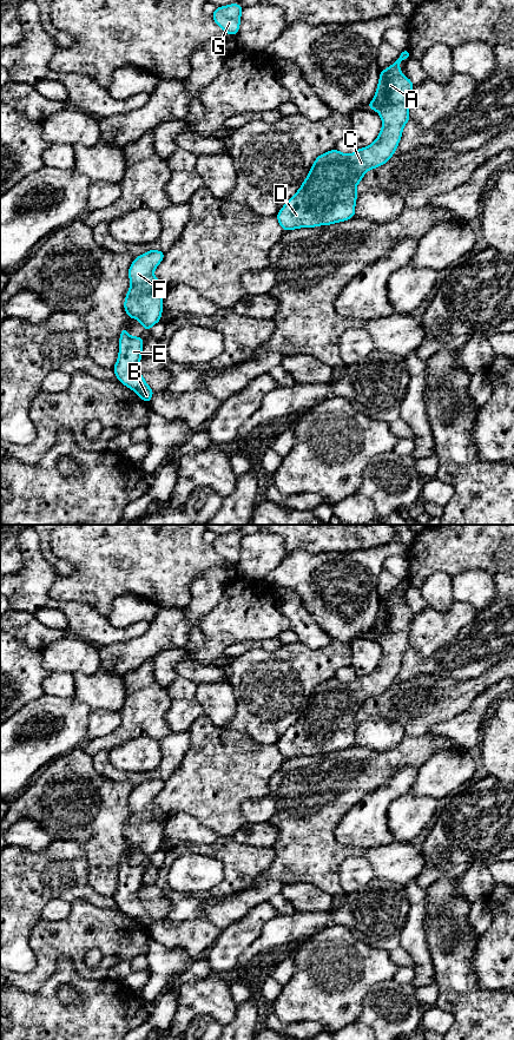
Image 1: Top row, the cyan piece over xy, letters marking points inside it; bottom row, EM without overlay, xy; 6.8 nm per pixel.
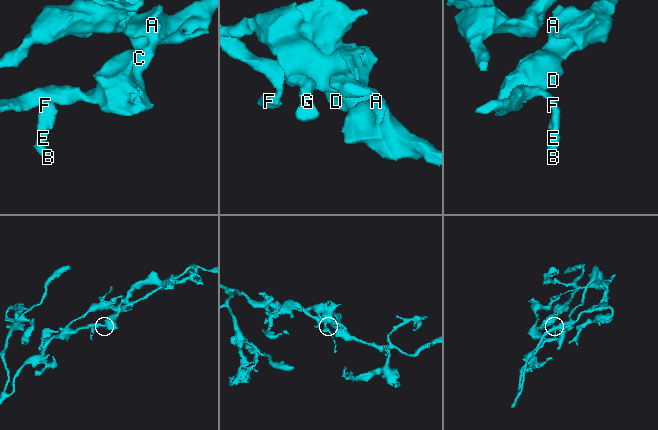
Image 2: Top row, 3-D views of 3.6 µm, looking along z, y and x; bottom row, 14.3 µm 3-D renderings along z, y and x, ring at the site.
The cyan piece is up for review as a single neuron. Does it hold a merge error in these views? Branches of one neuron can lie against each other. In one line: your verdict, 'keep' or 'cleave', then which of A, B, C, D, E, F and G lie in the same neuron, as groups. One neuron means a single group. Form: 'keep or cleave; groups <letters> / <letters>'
keep; groups A B C D E F G

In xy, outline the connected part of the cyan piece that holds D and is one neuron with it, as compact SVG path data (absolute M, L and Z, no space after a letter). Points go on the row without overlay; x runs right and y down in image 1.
M409 577L402 579L396 590L380 601L375 625L367 634L367 637L377 639L383 650L376 669L367 676L357 677L351 683L344 683L334 677L318 684L299 718L276 744L284 759L330 753L355 745L357 712L368 698L376 697L391 686L401 669L403 654L410 649L409 625L415 613L400 599L400 591L409 586Z

